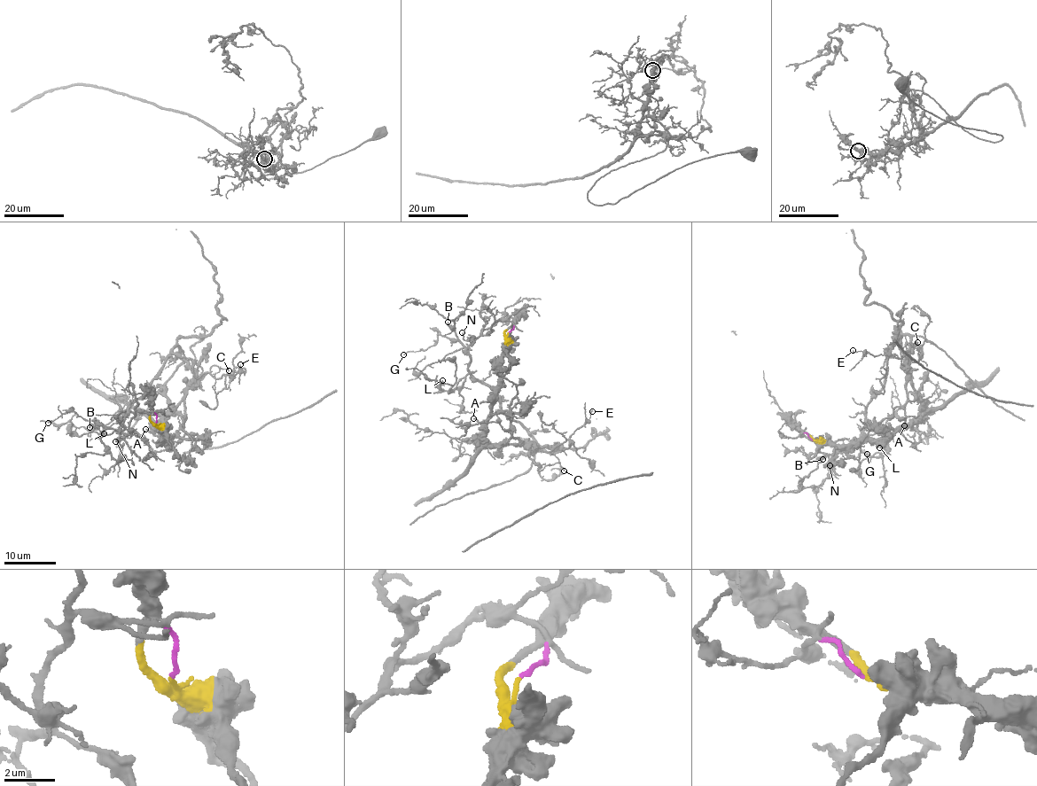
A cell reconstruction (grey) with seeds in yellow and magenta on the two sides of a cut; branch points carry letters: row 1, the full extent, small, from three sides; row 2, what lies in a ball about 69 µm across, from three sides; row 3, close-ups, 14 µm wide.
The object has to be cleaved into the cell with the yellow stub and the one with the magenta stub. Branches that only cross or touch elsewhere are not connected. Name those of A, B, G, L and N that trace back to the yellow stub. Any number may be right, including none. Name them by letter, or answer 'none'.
A

